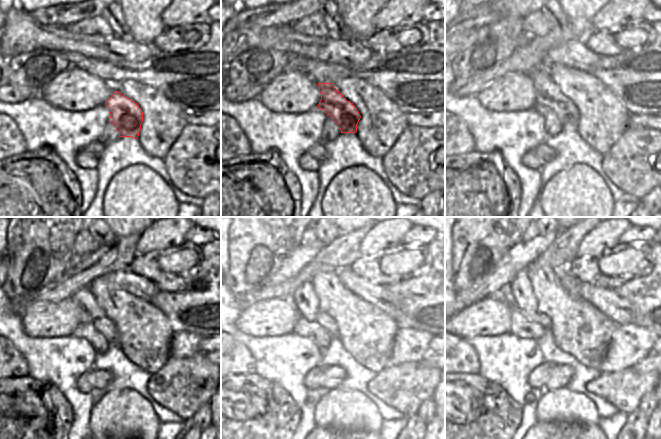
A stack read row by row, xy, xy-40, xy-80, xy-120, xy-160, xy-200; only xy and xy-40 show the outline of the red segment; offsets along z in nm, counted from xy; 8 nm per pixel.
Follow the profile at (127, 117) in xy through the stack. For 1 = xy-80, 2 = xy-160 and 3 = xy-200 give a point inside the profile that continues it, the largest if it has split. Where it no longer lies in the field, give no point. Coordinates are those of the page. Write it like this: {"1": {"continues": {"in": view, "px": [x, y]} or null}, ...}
{"1": {"continues": {"in": "xy-80", "px": [549, 95]}}, "2": {"continues": {"in": "xy-160", "px": [304, 298]}}, "3": {"continues": {"in": "xy-200", "px": [520, 292]}}}

